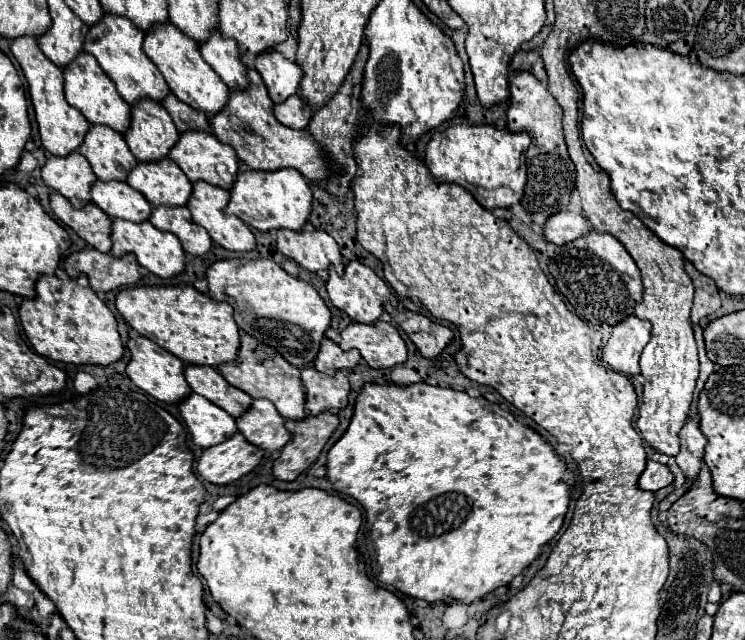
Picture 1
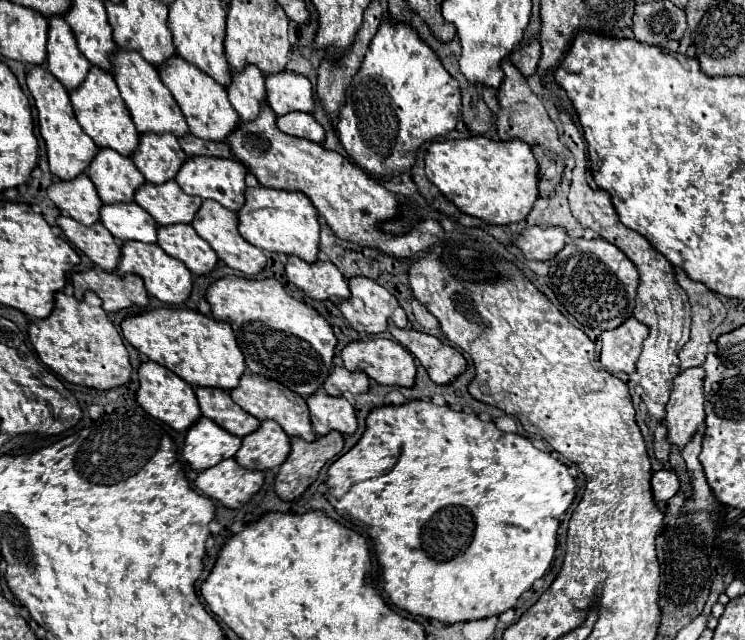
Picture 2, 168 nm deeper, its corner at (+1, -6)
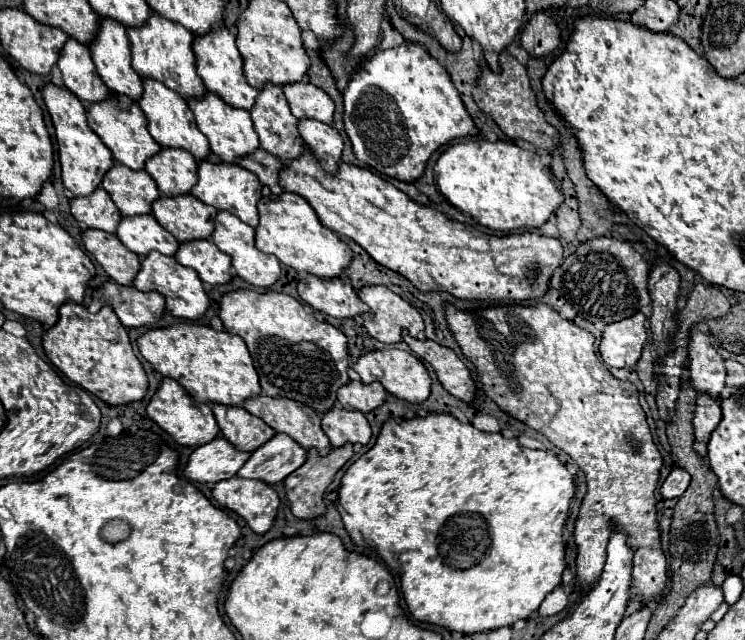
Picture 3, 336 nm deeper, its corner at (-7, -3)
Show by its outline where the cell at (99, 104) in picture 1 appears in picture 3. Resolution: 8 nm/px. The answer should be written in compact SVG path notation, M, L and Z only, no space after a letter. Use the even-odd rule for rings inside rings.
M110 94L110 98L106 102L90 104L88 106L88 124L102 138L102 142L110 148L114 160L122 162L130 170L142 170L146 160L162 150L160 144L154 142L154 138L148 132L148 124L146 124L144 112L128 96ZM112 100L116 100L116 104L112 104Z

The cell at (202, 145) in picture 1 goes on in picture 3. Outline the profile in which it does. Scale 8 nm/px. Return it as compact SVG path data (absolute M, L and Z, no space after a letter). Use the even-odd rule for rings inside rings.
M200 162L198 166L198 184L192 188L192 196L196 196L200 202L214 206L216 210L226 210L234 216L238 216L248 226L258 226L258 210L256 204L262 198L262 184L258 184L258 178L244 170L242 166L232 164L212 164L212 162Z

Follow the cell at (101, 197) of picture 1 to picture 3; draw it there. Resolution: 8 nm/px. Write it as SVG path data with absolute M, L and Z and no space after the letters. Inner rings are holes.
M152 214L122 218L118 226L118 238L122 244L138 256L148 256L148 252L156 250L166 256L174 256L180 242L174 240L170 232L166 232Z

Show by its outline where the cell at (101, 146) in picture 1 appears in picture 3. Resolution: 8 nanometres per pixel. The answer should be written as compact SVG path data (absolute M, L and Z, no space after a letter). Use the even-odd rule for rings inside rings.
M116 164L104 176L100 186L110 194L122 216L150 214L154 200L160 198L160 192L148 172L134 172L122 164Z

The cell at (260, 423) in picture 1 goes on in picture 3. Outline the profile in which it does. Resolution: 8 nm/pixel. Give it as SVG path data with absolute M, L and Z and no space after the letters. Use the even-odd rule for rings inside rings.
M276 434L262 448L250 454L248 462L240 468L240 478L262 480L270 486L282 482L288 474L298 470L306 462L306 450L298 446L290 436Z

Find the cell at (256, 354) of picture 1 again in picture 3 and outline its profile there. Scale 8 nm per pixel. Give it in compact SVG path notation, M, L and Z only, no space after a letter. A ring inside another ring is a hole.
M264 394L246 400L244 408L264 420L276 432L288 434L302 448L316 448L320 456L330 452L330 442L320 428L320 416L312 408L306 408L294 400L270 398Z

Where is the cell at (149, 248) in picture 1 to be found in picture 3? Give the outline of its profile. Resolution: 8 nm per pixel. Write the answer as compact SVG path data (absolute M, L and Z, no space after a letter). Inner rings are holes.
M150 252L142 260L142 268L134 280L134 288L142 292L160 292L166 298L166 308L174 318L196 322L204 318L206 310L210 308L210 300L202 288L202 280L198 280L198 274L190 268L182 268L174 258L164 256L160 252Z

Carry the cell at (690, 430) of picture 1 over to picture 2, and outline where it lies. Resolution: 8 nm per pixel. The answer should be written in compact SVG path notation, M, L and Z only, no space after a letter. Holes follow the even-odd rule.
M690 367L674 379L674 391L666 405L666 429L670 445L686 447L698 429L704 429L702 377L702 367Z

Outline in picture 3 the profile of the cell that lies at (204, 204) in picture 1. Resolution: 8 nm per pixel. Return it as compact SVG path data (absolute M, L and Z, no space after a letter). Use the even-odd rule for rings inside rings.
M220 212L216 218L216 230L212 234L212 242L226 252L232 258L232 266L236 268L236 274L246 280L248 284L256 286L256 288L268 288L272 286L278 278L280 278L280 262L274 256L266 256L262 254L256 246L254 246L254 228L244 224L242 220L238 220L236 216L232 216L230 212Z

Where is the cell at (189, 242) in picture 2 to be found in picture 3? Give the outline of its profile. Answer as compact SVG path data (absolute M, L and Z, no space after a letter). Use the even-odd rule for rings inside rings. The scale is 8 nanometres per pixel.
M192 240L192 242L180 244L176 252L176 260L182 266L194 268L200 280L212 286L228 284L234 276L230 256L226 256L210 240Z

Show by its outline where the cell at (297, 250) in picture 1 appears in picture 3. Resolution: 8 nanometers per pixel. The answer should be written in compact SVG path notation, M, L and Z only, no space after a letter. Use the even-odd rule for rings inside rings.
M302 274L298 294L314 310L332 318L356 318L368 312L366 304L354 294L352 286L344 284L342 280L322 280Z

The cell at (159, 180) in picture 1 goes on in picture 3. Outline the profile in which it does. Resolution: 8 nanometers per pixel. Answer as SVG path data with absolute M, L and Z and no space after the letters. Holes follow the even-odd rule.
M192 194L178 198L160 198L152 206L152 214L178 242L208 240L214 232L216 208L198 202Z

